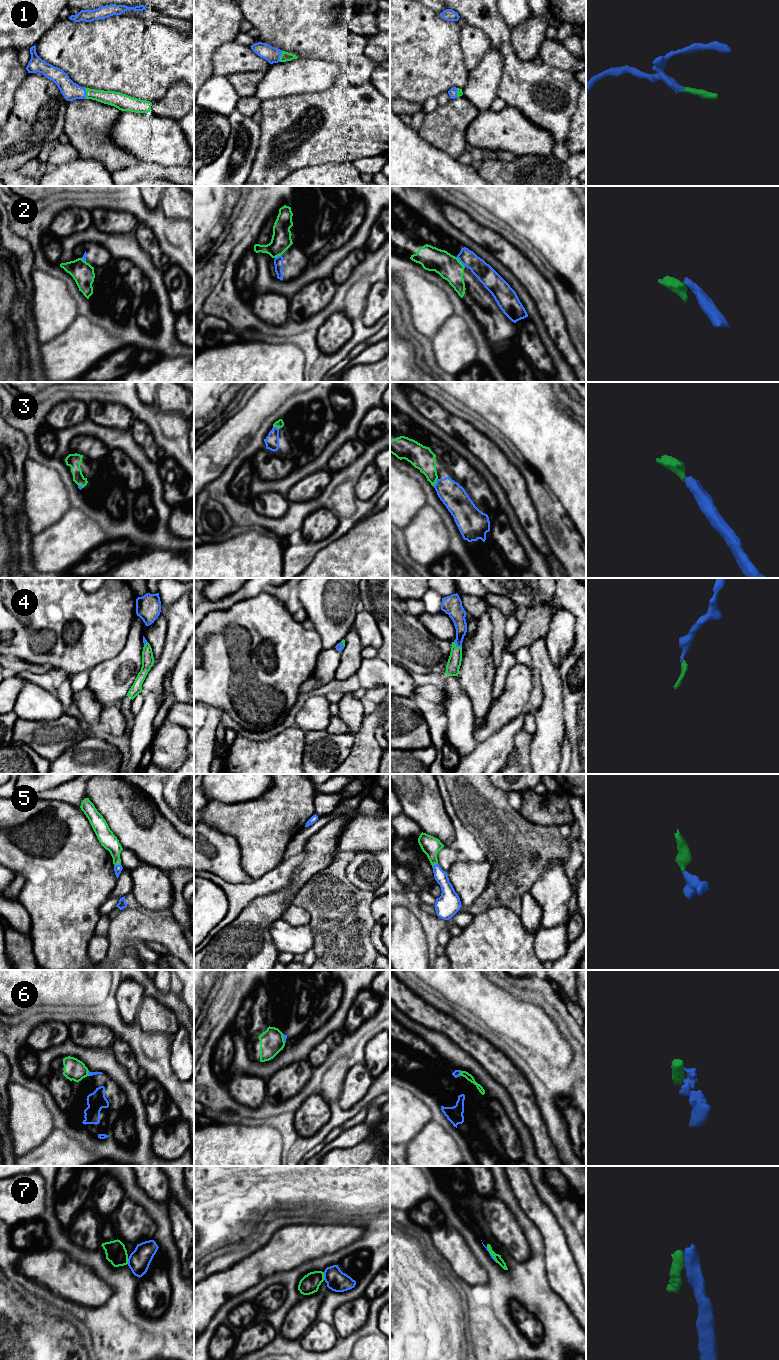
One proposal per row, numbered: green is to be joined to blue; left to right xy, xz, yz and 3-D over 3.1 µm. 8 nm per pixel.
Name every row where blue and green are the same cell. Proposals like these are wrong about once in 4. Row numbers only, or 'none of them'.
1, 3, 4, 5

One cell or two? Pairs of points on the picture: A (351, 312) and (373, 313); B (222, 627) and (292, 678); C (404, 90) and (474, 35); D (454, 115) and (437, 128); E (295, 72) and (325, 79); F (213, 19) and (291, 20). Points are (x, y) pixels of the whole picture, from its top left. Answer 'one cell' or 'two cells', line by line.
A: two cells
B: one cell
C: two cells
D: one cell
E: one cell
F: two cells

